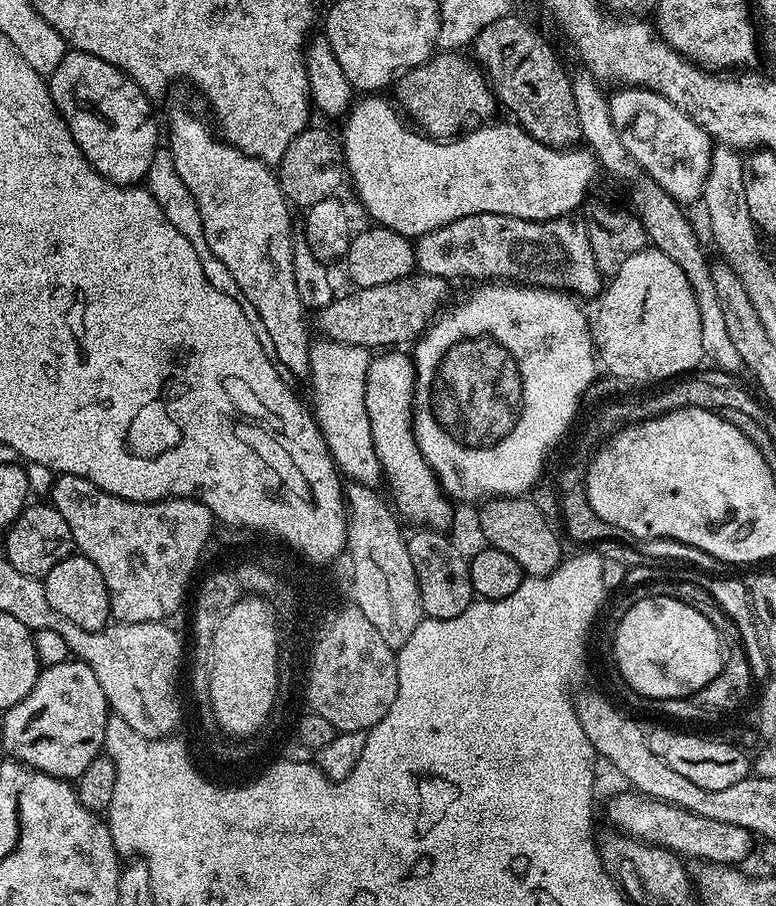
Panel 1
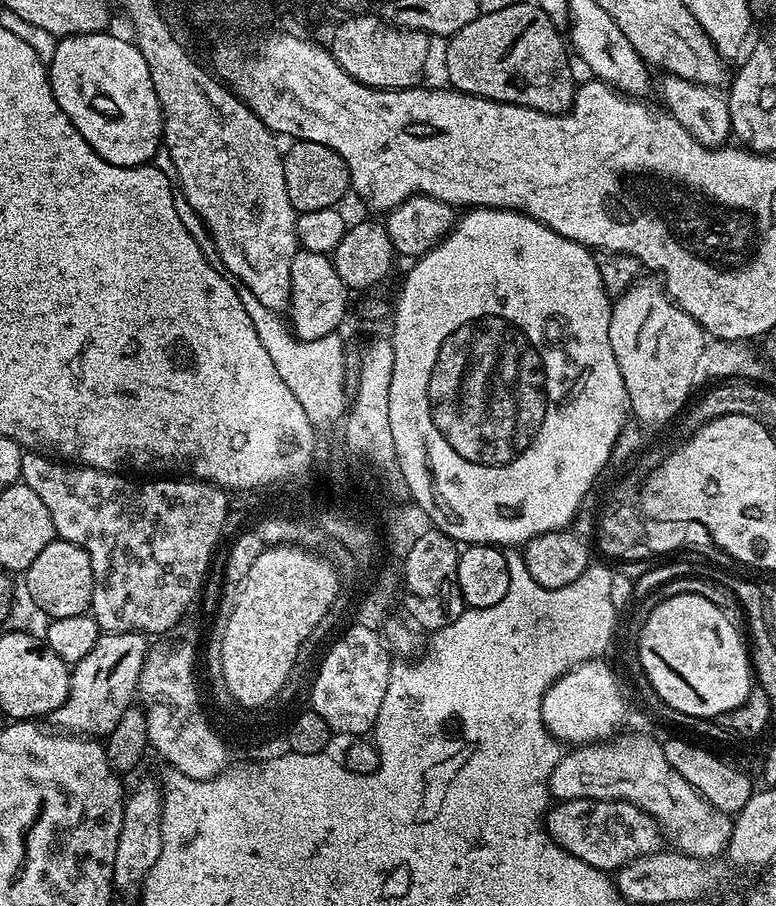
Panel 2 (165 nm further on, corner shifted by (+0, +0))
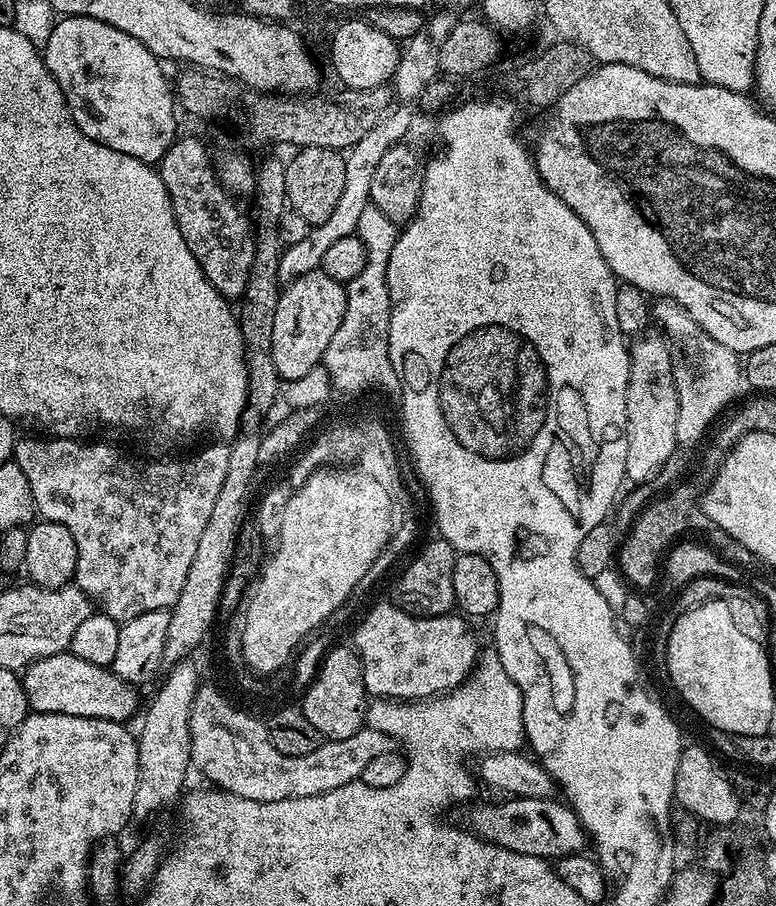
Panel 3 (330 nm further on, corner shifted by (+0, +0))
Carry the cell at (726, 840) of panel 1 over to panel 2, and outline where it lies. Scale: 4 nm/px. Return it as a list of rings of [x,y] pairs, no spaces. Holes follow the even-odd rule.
[[[562,800],[553,803],[546,813],[546,827],[556,844],[574,854],[574,858],[582,858],[582,862],[609,874],[624,864],[660,851],[666,844],[655,818],[626,800]]]

